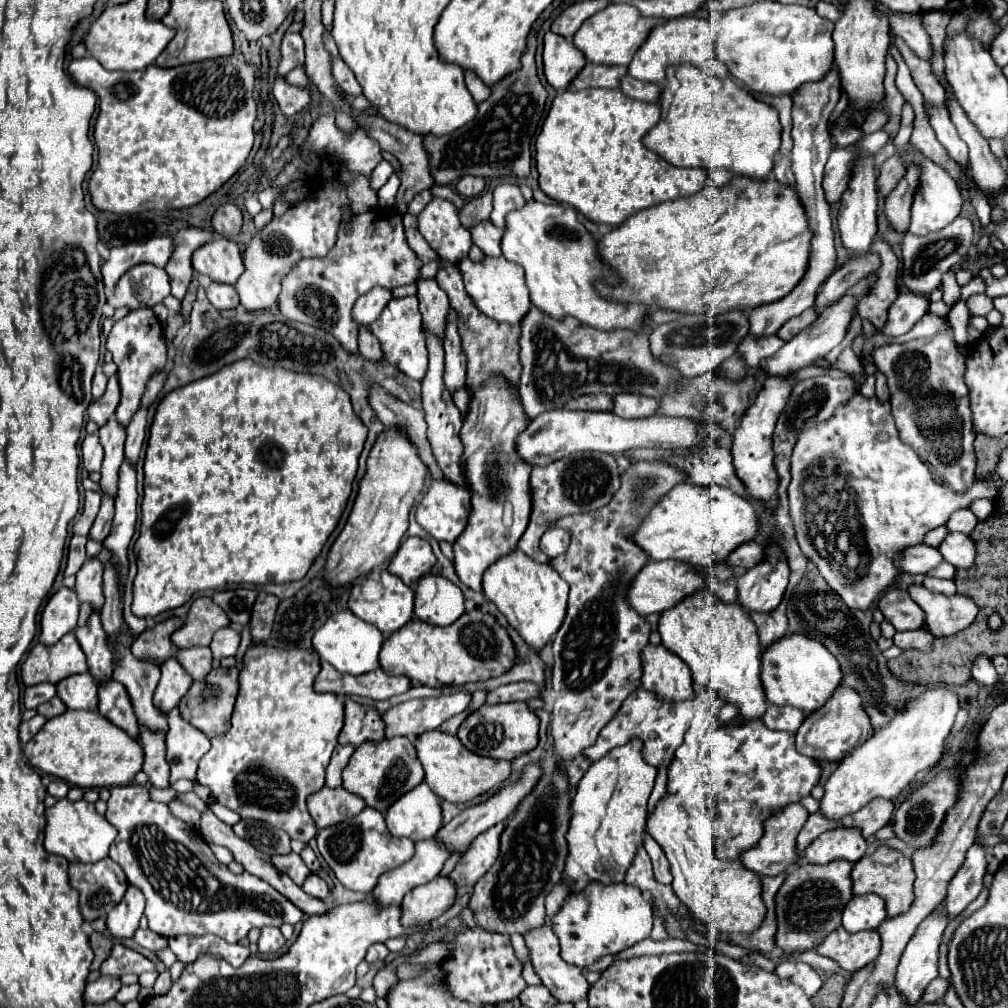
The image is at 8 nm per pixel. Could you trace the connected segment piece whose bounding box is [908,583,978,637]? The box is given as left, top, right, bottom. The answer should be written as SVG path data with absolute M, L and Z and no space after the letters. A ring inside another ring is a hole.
M910 585L910 597L926 613L926 623L936 637L952 635L952 629L966 629L978 613L978 605L968 595L944 595L926 589L924 585Z

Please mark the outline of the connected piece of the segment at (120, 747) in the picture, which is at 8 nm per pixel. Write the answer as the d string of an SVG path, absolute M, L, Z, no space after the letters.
M68 709L60 717L50 719L46 727L30 743L24 745L24 757L32 767L60 777L80 789L130 785L142 771L144 763L144 751L138 739L130 737L98 711L72 709Z

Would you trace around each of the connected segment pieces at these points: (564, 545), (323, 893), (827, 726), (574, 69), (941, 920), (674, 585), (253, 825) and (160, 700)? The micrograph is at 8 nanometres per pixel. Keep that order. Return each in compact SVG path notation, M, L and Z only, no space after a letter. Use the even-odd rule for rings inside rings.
M550 527L544 535L542 535L542 541L540 541L540 547L542 551L554 559L558 555L562 555L570 545L570 531L568 529L562 529L562 527Z
M308 875L306 881L302 883L302 889L312 895L312 897L318 897L318 899L326 899L328 897L328 885L324 879L316 877L316 875Z
M838 687L828 699L824 707L814 711L806 717L806 721L800 725L796 733L796 751L812 757L816 761L842 761L854 747L862 745L870 735L870 719L866 711L862 711L862 701L858 699L856 691L850 691L846 687Z
M552 31L544 37L544 73L554 89L568 89L572 79L586 65L586 57L570 39L562 39Z
M936 909L932 911L916 929L916 933L912 935L902 959L900 959L900 965L898 965L898 973L896 973L896 983L894 987L904 993L908 997L908 1005L916 1005L920 1003L920 997L924 993L924 989L928 987L928 983L932 979L938 977L938 953L940 953L940 941L942 941L942 935L944 935L944 929L948 925L950 917L946 913L946 909Z
M674 559L648 561L642 571L632 579L626 599L636 613L646 617L650 613L660 613L674 607L674 603L682 601L684 595L692 595L700 585L704 585L702 575L698 575L698 571L690 571L690 567L682 567L682 563L674 563Z
M240 819L232 829L240 839L258 847L262 853L290 853L290 837L286 835L286 831L276 829L264 821Z
M170 657L160 669L162 669L162 679L154 693L154 707L158 707L158 711L168 715L174 707L178 707L180 699L188 693L192 679L190 675L186 675L182 665L174 657Z

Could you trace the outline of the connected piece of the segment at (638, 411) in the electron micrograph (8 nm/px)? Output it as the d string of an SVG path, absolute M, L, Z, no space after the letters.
M618 393L614 395L614 413L620 417L650 417L658 409L654 397L644 397L636 393Z

